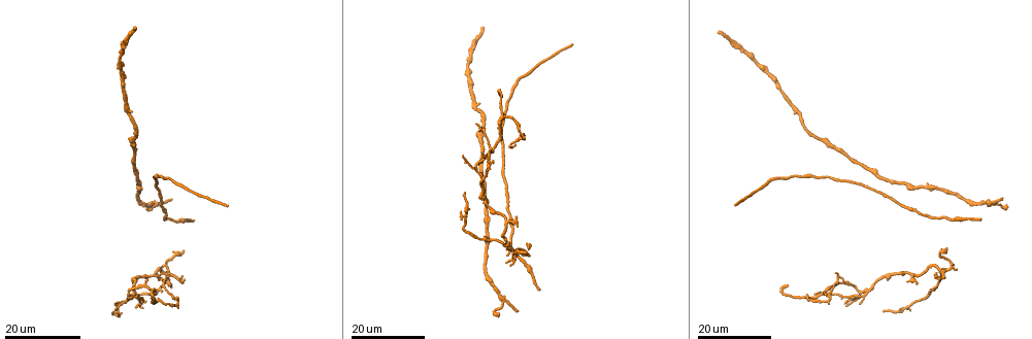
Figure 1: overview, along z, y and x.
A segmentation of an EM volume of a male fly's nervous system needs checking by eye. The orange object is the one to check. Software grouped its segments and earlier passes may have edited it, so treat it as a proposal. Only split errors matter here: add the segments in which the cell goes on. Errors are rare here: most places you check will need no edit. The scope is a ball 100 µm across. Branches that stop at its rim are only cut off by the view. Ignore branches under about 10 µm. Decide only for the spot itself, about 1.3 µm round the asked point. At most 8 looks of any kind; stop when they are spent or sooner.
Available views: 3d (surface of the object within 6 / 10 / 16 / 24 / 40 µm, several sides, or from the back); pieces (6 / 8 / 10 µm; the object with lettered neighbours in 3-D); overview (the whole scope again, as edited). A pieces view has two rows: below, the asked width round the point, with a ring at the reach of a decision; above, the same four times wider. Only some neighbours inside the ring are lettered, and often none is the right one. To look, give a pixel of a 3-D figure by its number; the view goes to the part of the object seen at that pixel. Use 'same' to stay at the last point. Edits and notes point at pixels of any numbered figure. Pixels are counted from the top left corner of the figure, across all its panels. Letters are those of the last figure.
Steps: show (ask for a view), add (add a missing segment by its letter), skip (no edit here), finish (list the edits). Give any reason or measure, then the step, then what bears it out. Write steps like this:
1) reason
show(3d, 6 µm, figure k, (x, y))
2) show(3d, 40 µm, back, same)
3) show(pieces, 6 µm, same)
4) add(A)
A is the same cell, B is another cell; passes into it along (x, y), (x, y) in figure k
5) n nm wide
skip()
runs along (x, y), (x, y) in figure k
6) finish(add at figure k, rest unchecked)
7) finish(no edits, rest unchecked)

free end
show(3d, 24 µm, figure 1, (475, 125))

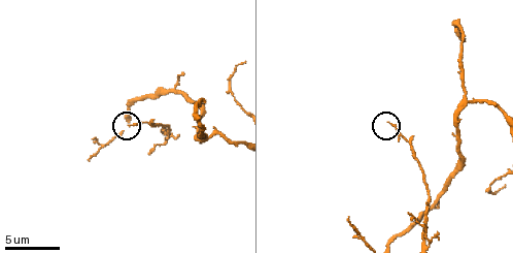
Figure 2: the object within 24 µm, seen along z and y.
show(pieces, 8 µm, figure 2, (130, 124))

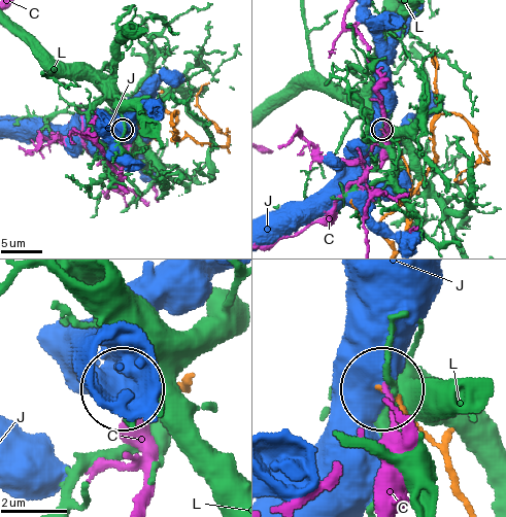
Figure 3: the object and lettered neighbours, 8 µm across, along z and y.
skip()
C, J and L are other cells; none of them fits

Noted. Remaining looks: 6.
branch stops here
show(pieces, 6 µm, figure 2, (204, 101))

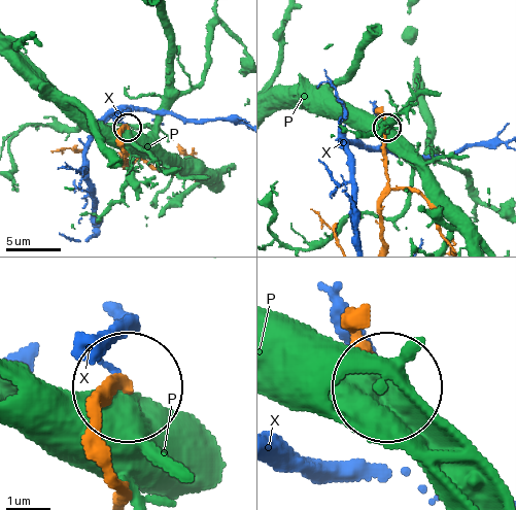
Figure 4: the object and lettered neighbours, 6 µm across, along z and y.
skip()
P and X are other cells; no lettered segment goes on from it

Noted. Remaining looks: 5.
long arm stops here
show(3d, 24 µm, figure 1, (837, 274))

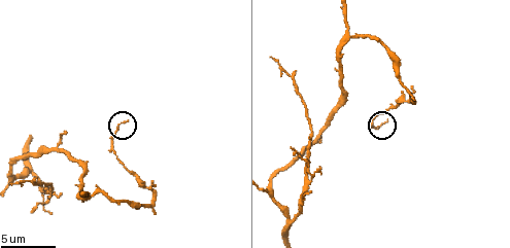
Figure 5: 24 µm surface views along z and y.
show(pieces, 10 µm, figure 5, (128, 120))

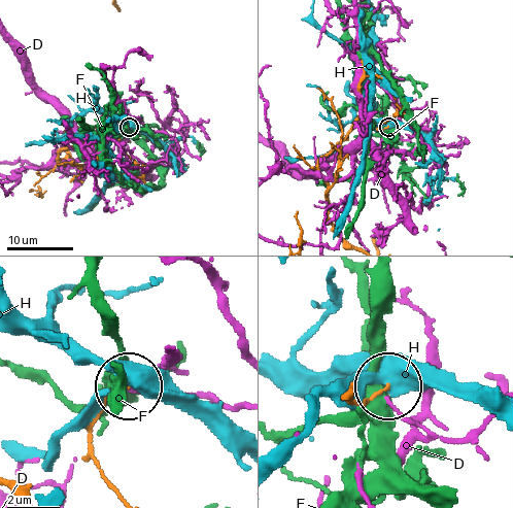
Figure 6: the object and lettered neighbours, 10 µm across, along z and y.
skip()
D, F and H are other cells; runs along (123, 496), (101, 469), (90, 429), (103, 403), (128, 390) in figure 6; none of them fits

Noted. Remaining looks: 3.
tapers out
show(pieces, 10 µm, figure 5, (293, 149))

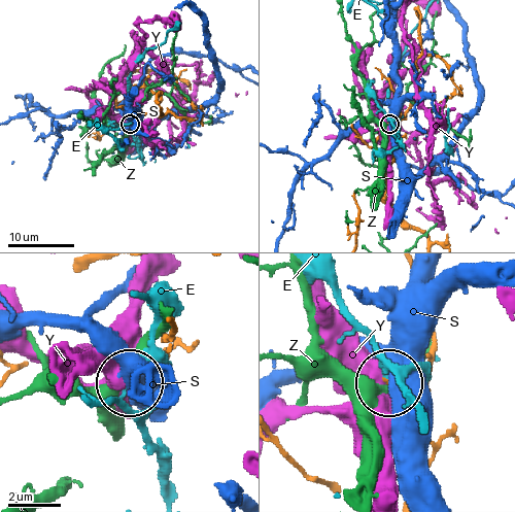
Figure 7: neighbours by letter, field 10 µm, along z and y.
140 nm wide
skip()
E, S, Y and Z are other cells; no lettered segment goes on from it

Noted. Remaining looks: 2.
finish(no edits, rest unchecked)

